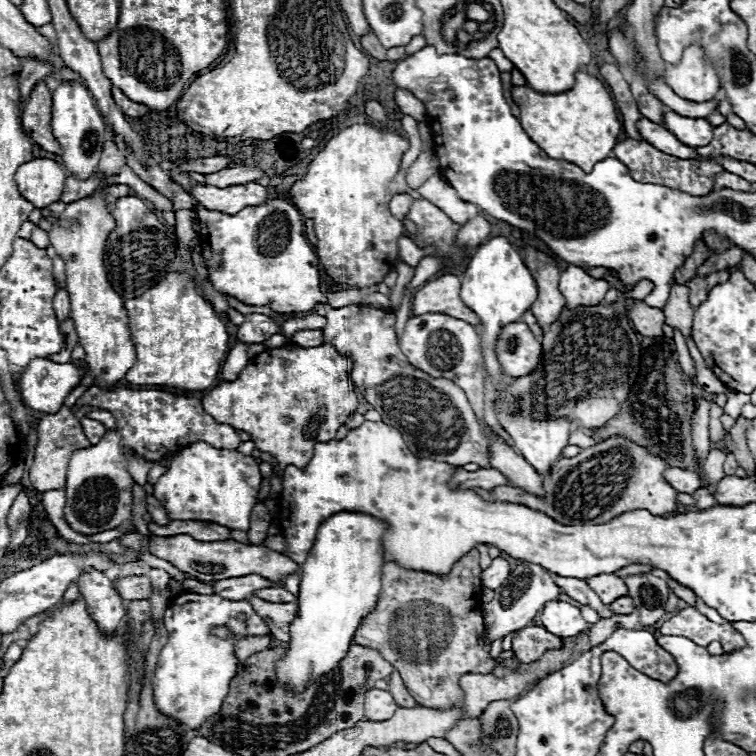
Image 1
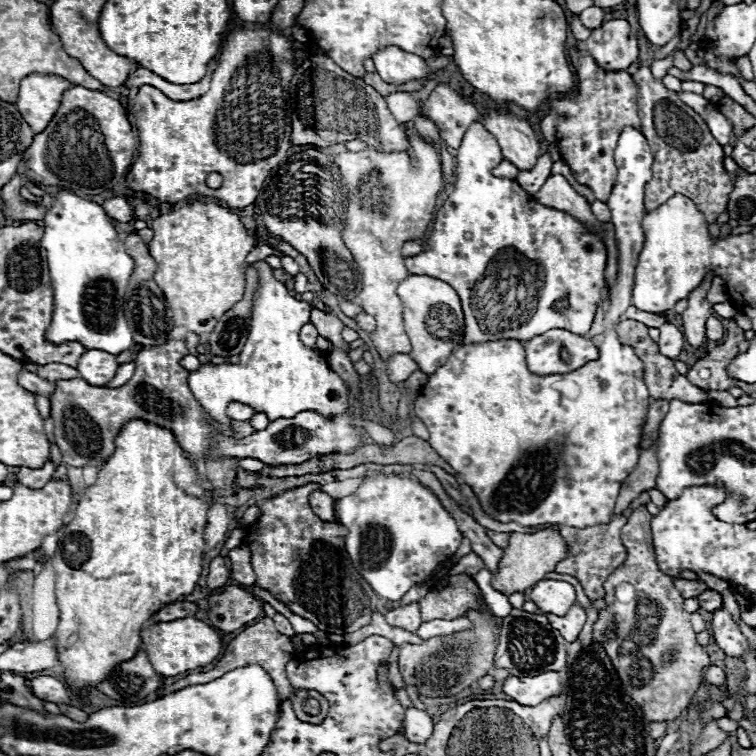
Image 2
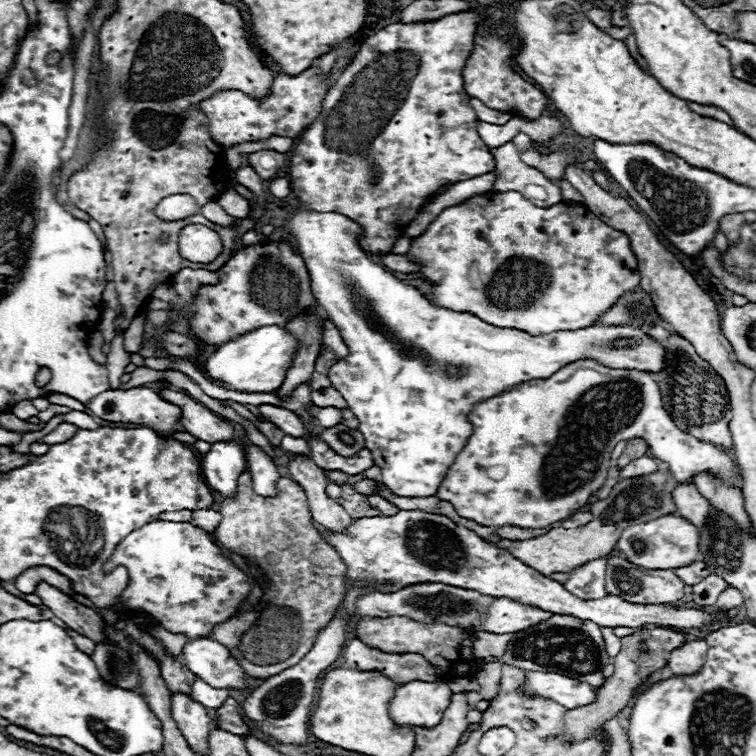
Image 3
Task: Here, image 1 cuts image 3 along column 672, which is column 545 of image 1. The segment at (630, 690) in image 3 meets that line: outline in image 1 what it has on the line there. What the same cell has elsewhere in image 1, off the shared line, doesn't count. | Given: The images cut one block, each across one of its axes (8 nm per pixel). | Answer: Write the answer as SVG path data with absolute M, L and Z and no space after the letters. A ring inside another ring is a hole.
M526 626L522 630L516 632L516 636L512 638L512 650L516 654L516 658L524 664L536 662L546 650L552 648L562 648L564 640L546 632L542 626Z

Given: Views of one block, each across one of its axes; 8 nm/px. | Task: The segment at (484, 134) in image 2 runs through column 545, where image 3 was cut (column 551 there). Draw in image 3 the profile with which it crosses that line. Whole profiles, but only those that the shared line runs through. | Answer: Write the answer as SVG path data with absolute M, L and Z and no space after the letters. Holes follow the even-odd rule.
M486 192L446 208L428 230L412 242L408 256L422 262L420 272L436 284L432 294L436 306L470 312L492 326L516 328L532 336L586 328L640 282L636 256L624 232L610 228L582 204L560 202L550 208L538 208L518 192ZM494 278L496 282L504 282L504 290L512 290L512 298L516 294L518 304L512 304L512 310L496 308L490 300L488 286Z

